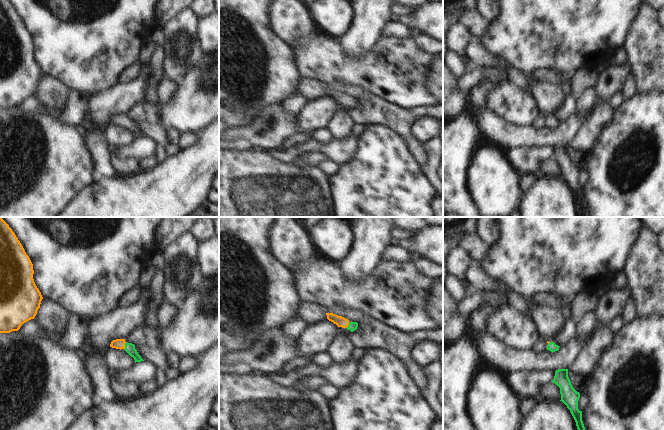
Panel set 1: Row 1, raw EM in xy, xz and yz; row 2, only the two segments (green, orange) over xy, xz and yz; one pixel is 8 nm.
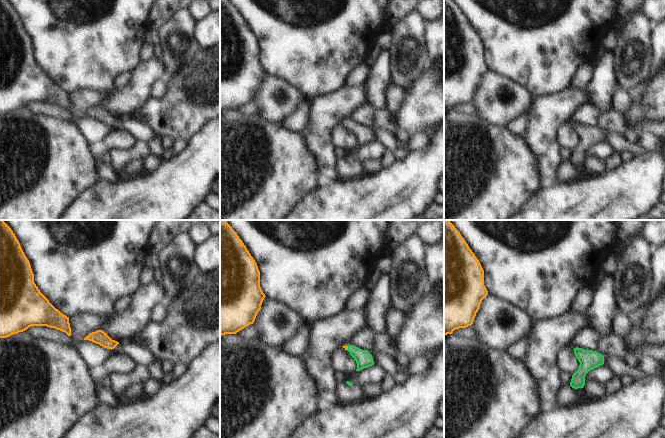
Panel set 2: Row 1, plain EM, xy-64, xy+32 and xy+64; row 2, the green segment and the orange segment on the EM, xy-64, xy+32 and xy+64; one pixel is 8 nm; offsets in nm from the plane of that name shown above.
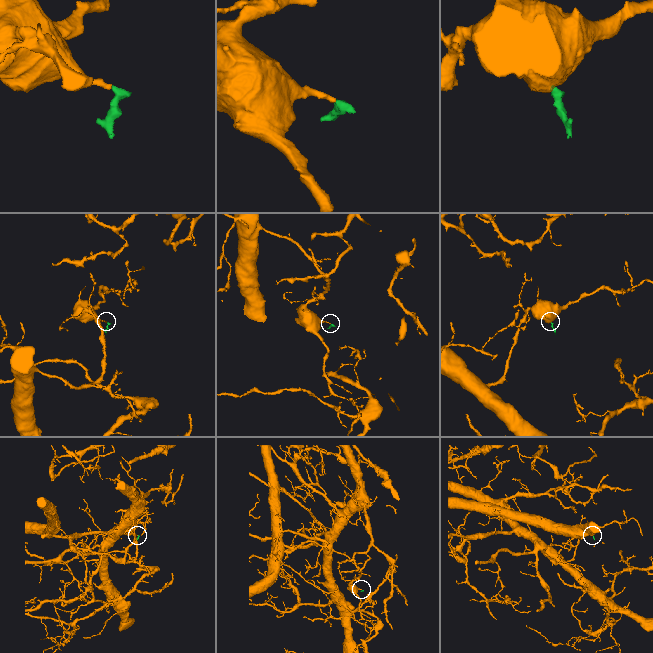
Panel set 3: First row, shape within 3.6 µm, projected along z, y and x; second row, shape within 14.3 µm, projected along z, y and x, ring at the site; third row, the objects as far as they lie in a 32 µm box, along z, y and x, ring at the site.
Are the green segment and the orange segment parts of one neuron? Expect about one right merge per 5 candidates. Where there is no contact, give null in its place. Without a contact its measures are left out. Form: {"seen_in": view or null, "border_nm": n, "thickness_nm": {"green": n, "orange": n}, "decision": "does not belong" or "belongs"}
{"seen_in": "xy", "border_nm": 60, "thickness_nm": {"green": 80, "orange": 80}, "decision": "belongs"}

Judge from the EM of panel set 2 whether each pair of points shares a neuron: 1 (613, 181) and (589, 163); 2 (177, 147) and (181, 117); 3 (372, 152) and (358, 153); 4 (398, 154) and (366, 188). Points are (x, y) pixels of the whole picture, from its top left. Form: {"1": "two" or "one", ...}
{"1": "two", "2": "two", "3": "one", "4": "two"}

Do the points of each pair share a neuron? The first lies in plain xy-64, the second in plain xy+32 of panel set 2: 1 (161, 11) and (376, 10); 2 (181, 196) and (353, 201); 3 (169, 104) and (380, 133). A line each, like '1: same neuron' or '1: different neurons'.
1: different neurons
2: same neuron
3: different neurons

